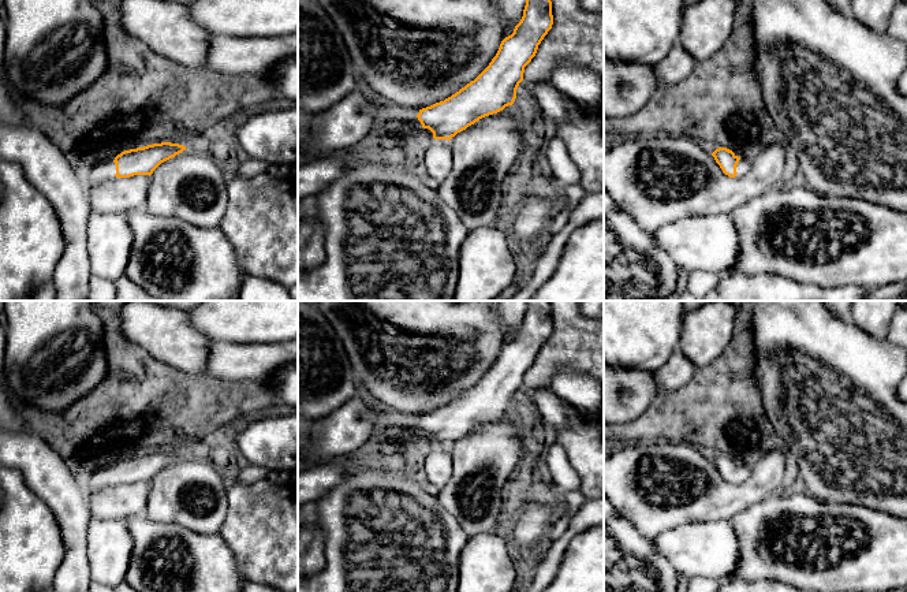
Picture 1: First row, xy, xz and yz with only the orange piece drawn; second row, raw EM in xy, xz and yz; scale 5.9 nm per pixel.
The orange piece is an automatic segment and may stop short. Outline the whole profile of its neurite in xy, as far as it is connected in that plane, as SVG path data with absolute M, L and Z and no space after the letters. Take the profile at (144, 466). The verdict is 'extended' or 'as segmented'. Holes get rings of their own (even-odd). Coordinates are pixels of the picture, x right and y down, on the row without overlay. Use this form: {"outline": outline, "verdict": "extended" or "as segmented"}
{"outline": "M171 448L153 450L143 454L124 457L116 463L90 469L79 477L83 494L89 499L93 494L115 485L134 481L152 481L164 468L186 457L186 453Z", "verdict": "extended"}

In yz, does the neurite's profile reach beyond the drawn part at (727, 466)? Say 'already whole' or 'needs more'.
needs more

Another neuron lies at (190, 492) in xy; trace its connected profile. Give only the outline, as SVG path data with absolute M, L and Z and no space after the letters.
M186 455L161 469L150 481L146 517L217 535L228 513L228 491L219 466L212 458Z

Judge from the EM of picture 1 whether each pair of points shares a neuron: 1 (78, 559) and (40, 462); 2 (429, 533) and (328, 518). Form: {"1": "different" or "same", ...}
{"1": "same", "2": "same"}

